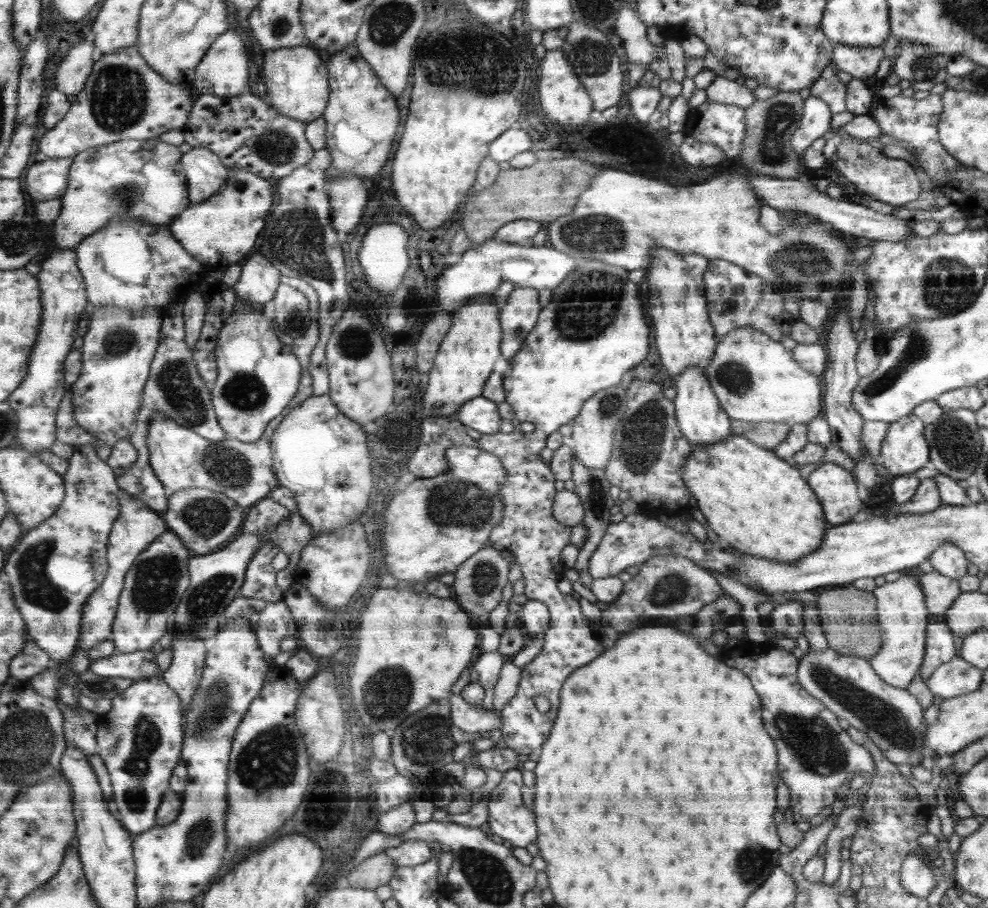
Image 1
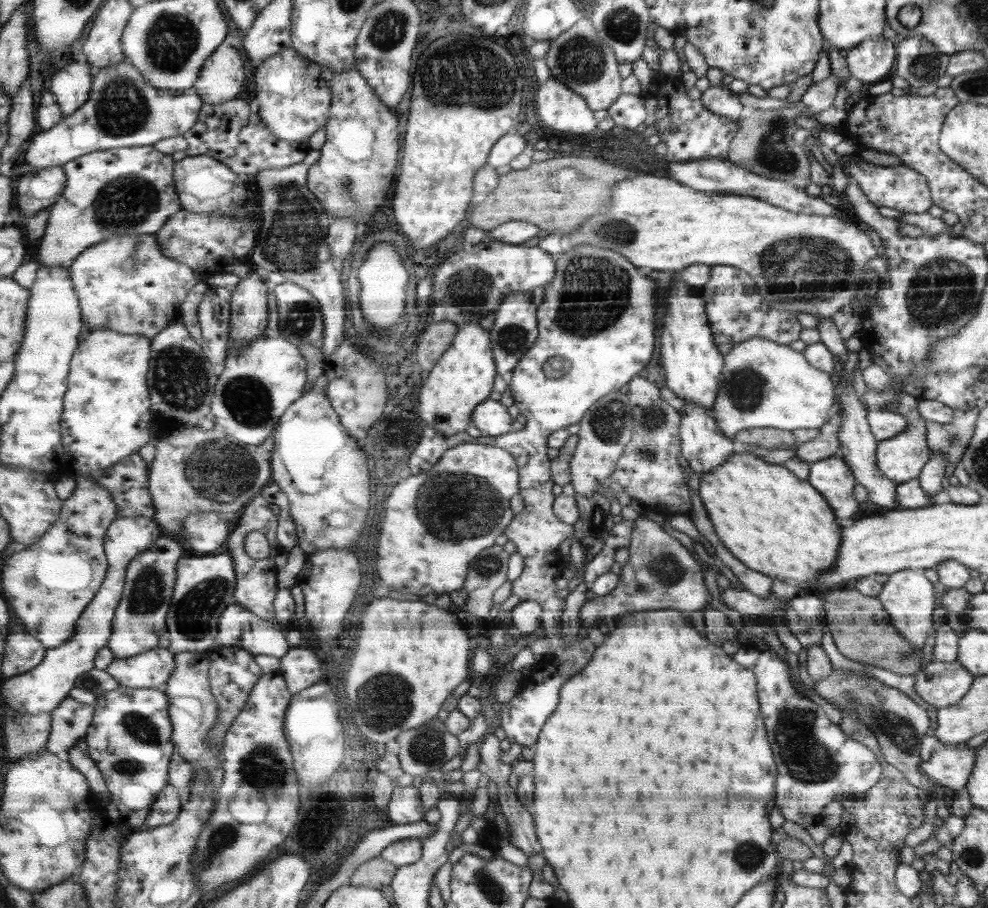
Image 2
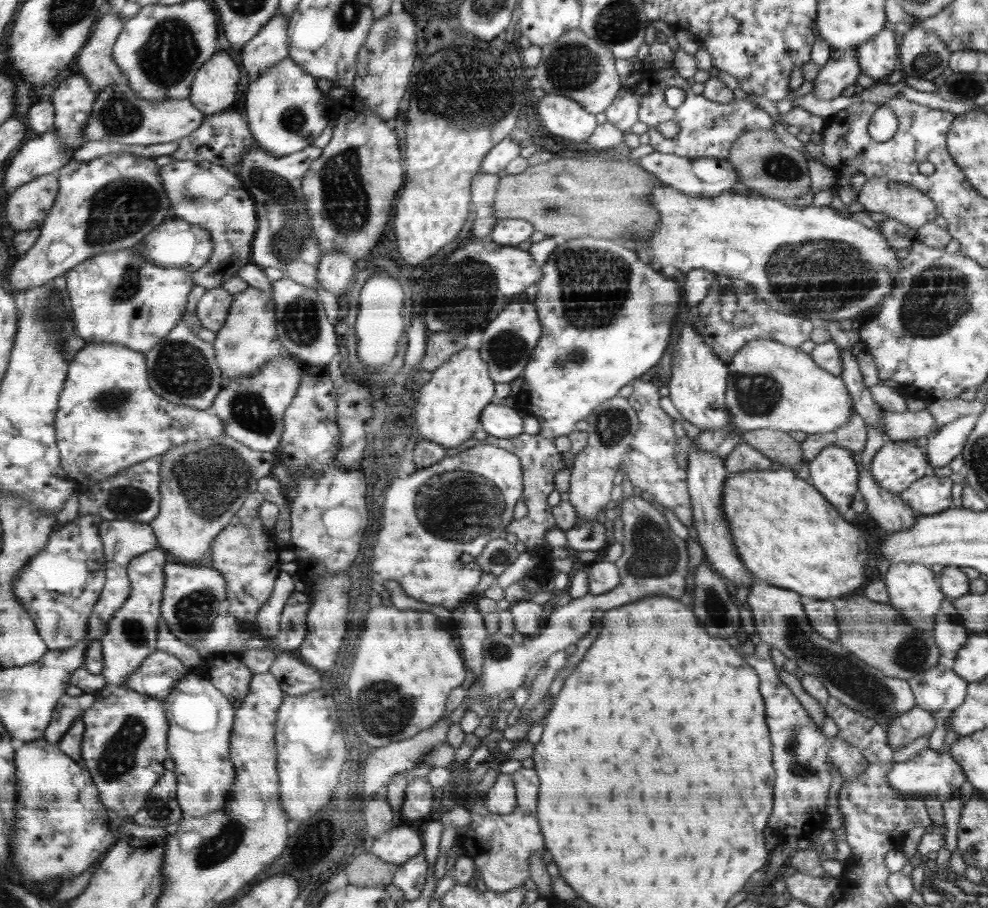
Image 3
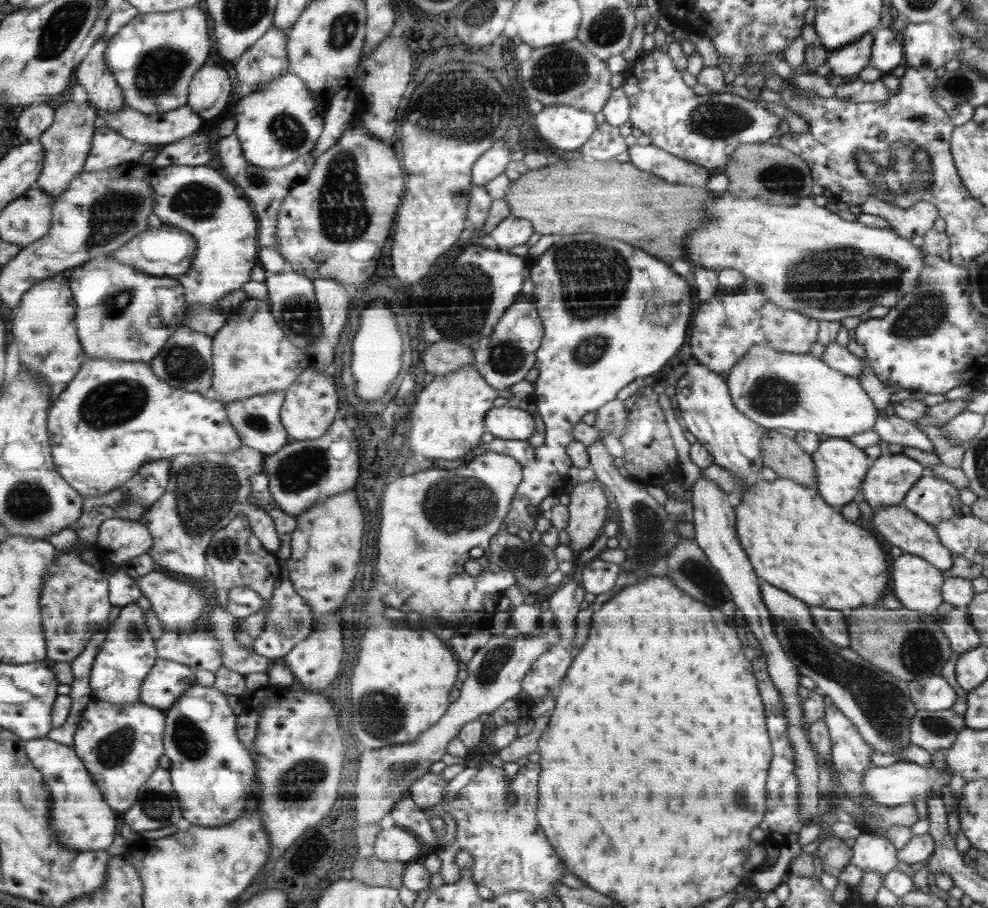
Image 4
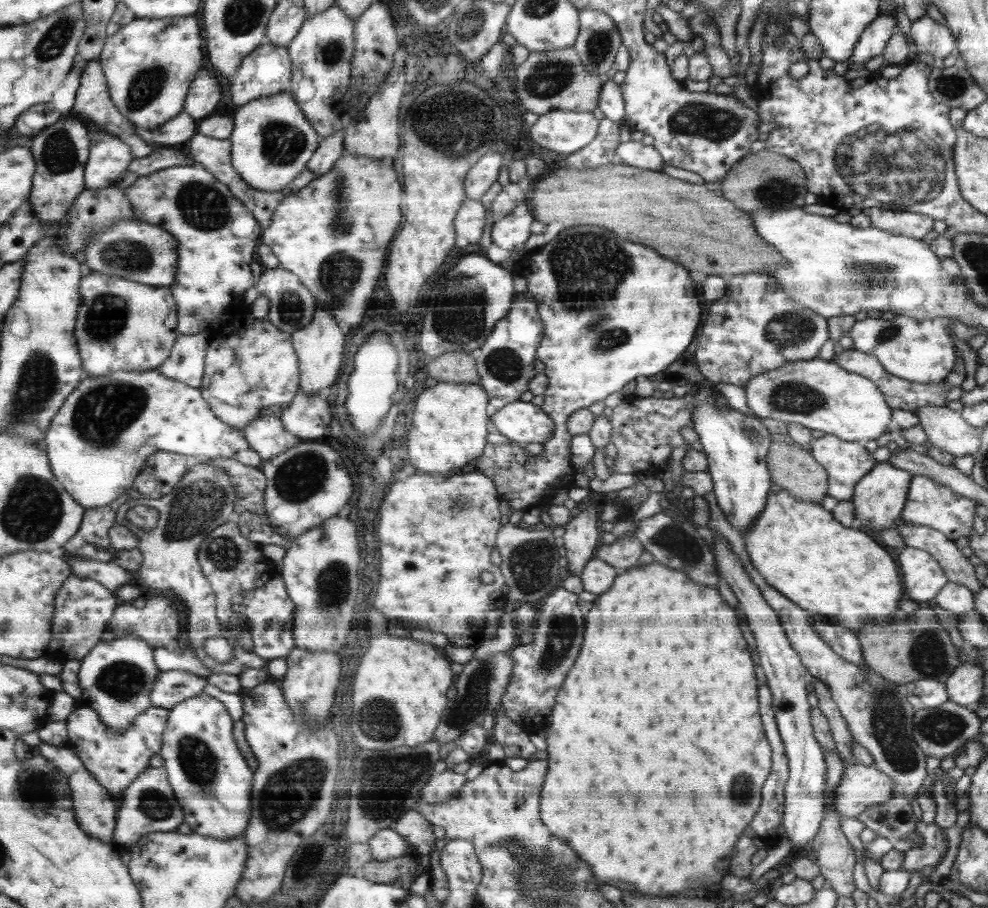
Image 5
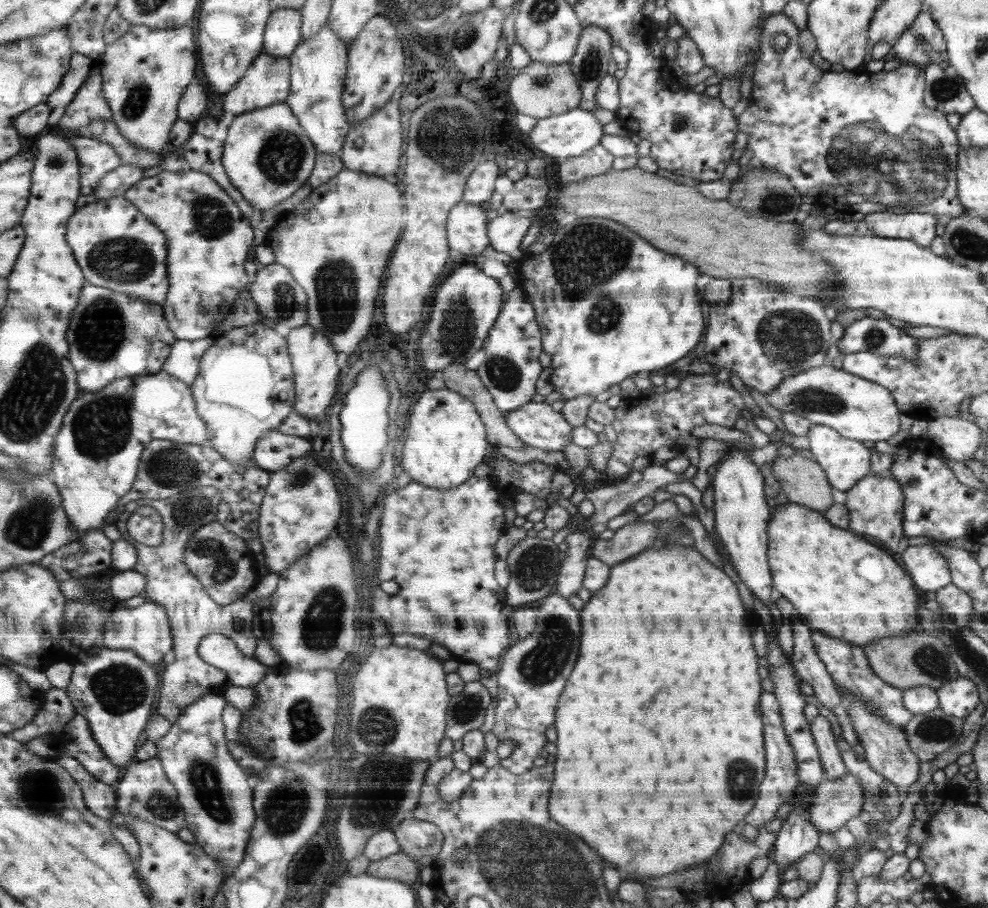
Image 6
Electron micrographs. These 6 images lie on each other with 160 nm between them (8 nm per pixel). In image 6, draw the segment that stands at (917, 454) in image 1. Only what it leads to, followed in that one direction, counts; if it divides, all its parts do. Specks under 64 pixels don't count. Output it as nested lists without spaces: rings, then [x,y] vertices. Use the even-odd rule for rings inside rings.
[[[869,473],[861,481],[858,481],[852,489],[846,491],[846,508],[849,512],[849,529],[857,536],[867,537],[888,550],[892,550],[896,556],[902,555],[908,549],[905,532],[902,532],[904,522],[905,493],[901,489],[900,482],[887,473]]]

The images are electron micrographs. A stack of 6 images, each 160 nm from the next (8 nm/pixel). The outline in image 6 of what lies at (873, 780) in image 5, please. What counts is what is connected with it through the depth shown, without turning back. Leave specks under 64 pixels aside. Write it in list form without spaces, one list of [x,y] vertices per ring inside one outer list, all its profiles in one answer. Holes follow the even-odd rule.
[[[846,772],[836,781],[824,781],[816,788],[814,802],[806,810],[806,819],[820,831],[832,833],[862,812],[866,794],[857,776]]]

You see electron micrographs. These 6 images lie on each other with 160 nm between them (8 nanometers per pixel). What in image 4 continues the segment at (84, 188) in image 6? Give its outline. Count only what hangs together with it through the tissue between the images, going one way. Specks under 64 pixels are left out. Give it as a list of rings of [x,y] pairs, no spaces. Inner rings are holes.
[[[102,116],[96,120],[96,132],[93,134],[91,152],[85,161],[85,172],[106,170],[130,160],[138,161],[146,150],[159,150],[162,145],[142,144],[109,129]]]

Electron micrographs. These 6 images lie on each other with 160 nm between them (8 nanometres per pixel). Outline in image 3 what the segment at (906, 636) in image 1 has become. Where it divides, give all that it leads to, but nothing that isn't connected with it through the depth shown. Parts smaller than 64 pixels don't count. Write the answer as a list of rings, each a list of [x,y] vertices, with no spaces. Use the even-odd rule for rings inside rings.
[[[897,562],[889,566],[883,579],[890,597],[890,606],[896,610],[902,610],[906,618],[909,618],[911,625],[919,629],[928,630],[934,626],[934,614],[940,610],[944,596],[930,568],[926,568],[926,565],[922,563]]]

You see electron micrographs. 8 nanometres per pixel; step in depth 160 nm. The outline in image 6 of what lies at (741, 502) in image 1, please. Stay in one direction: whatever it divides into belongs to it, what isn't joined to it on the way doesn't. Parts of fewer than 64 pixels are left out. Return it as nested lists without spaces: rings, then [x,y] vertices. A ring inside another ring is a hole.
[[[789,501],[775,508],[773,520],[770,521],[768,526],[768,535],[770,537],[768,561],[771,573],[773,574],[773,585],[778,589],[780,596],[784,596],[786,600],[789,600],[793,604],[794,610],[801,616],[801,620],[811,630],[821,631],[832,638],[847,640],[861,647],[874,640],[879,642],[881,638],[904,636],[915,632],[919,620],[916,614],[916,610],[918,610],[918,596],[916,596],[914,584],[912,584],[910,576],[898,566],[898,562],[894,562],[892,556],[888,556],[886,552],[882,552],[880,548],[876,548],[876,545],[872,546],[872,544],[868,544],[867,540],[860,540],[860,537],[856,536],[856,534],[846,532],[846,529],[842,527],[834,526],[829,519],[824,520],[820,511],[812,510],[808,506],[802,506],[801,504]]]

